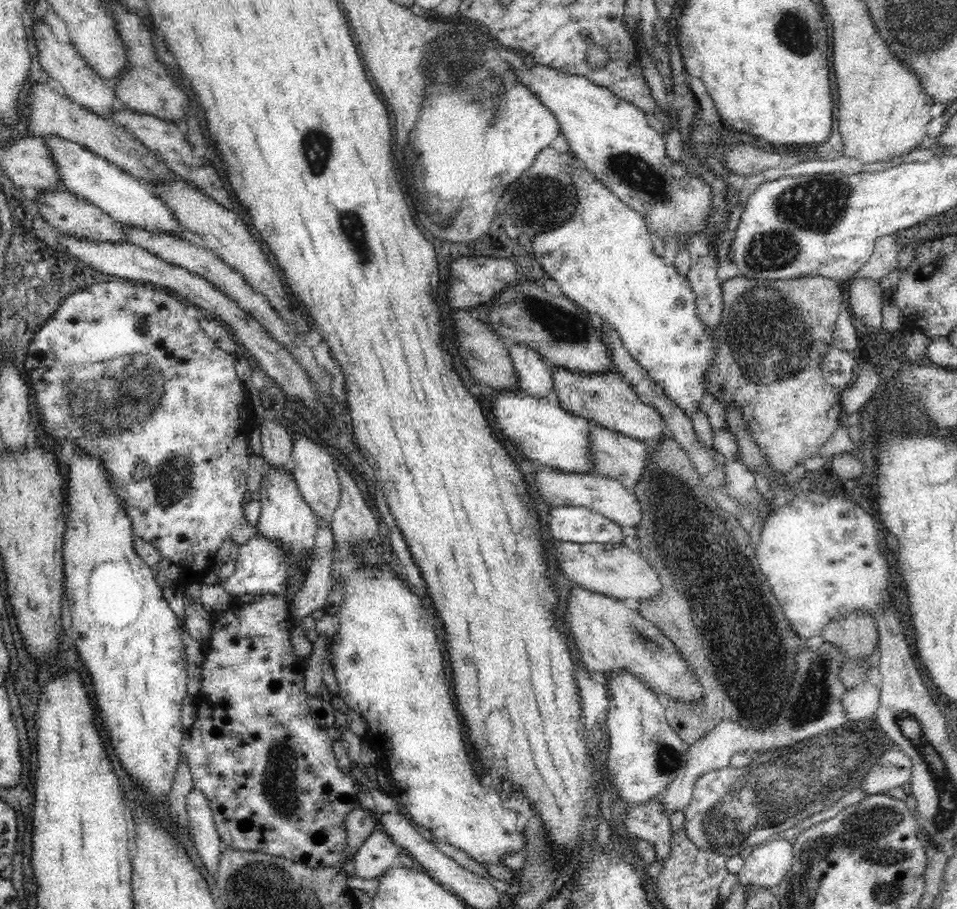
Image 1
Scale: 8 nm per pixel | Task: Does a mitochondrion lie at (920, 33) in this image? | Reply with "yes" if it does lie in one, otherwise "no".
yes

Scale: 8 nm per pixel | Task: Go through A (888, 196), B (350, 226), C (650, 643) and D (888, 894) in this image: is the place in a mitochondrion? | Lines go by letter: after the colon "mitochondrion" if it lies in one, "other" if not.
A: other
B: mitochondrion
C: mitochondrion
D: mitochondrion

